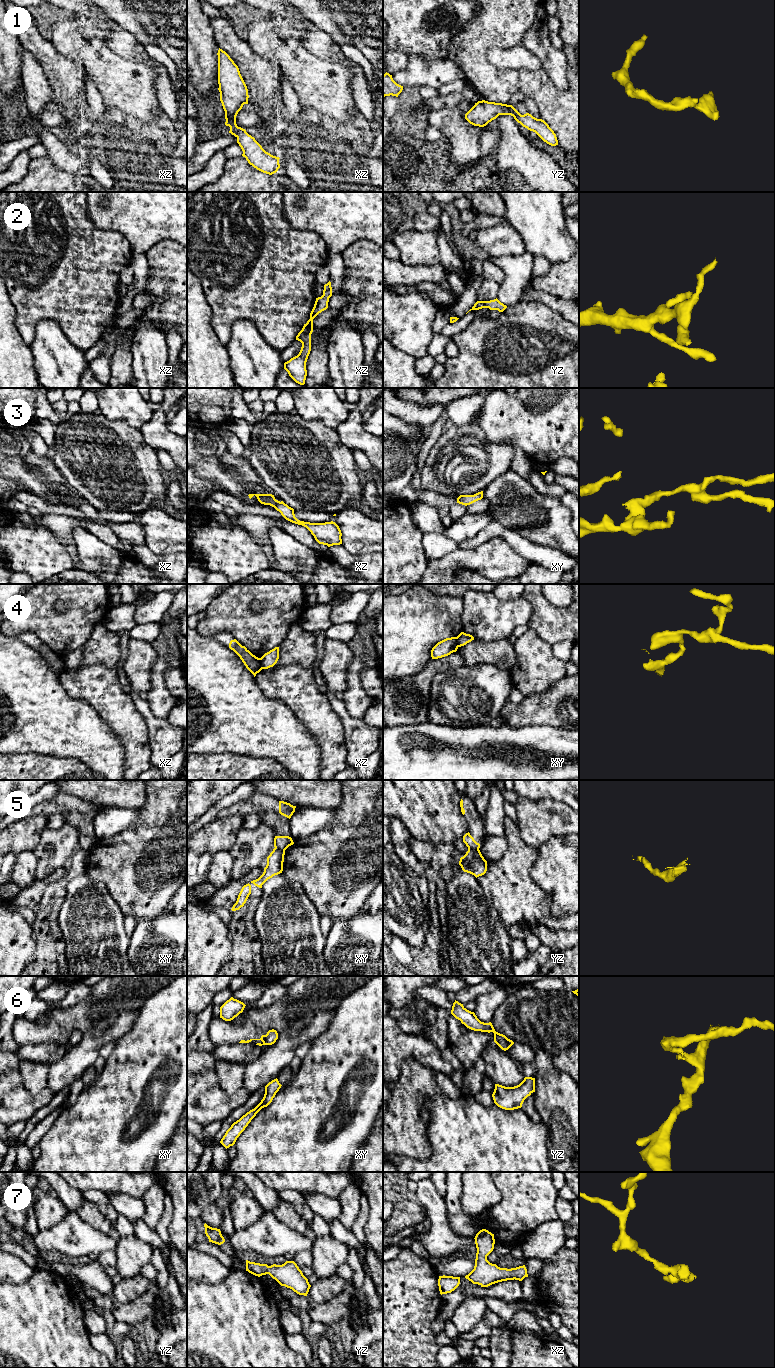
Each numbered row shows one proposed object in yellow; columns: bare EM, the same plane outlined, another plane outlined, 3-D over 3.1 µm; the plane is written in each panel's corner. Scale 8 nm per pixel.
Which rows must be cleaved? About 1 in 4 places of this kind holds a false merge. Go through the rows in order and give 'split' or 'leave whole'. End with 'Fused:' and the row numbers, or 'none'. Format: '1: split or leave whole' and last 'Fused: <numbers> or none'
1: leave whole
2: leave whole
3: leave whole
4: split
5: split
6: split
7: leave whole
Fused: 4, 5, 6

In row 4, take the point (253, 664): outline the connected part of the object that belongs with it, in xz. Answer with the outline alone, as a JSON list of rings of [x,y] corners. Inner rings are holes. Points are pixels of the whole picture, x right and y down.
[[[236,639],[230,641],[229,648],[240,657],[246,668],[254,675],[254,677],[262,670],[260,658],[253,655],[245,646],[242,646]]]

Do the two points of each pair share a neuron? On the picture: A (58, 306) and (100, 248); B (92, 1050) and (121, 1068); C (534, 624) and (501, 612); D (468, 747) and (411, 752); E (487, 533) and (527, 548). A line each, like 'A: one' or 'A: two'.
A: one
B: two
C: two
D: one
E: one

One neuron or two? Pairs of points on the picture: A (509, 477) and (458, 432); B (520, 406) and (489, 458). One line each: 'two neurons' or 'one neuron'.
A: two neurons
B: two neurons

